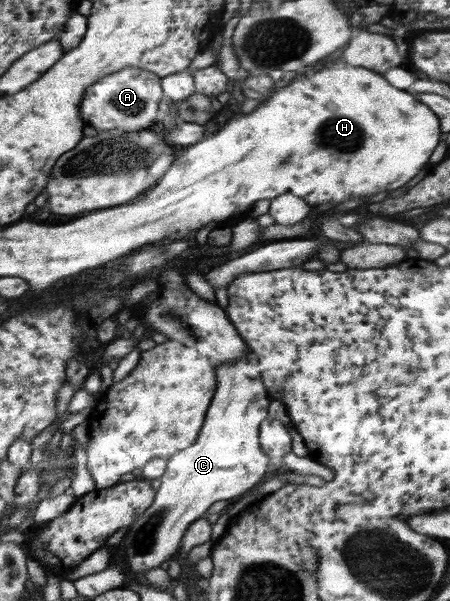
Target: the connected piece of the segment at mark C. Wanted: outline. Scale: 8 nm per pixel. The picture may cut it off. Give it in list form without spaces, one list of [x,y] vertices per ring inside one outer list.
[[[253,351],[245,353],[245,357],[234,362],[225,362],[216,366],[216,390],[213,401],[209,404],[207,415],[201,431],[193,445],[182,449],[168,457],[165,473],[160,477],[161,486],[157,489],[153,503],[149,509],[133,521],[123,539],[123,551],[127,559],[127,567],[136,575],[145,574],[148,569],[159,567],[163,562],[170,561],[179,549],[181,540],[189,525],[209,509],[216,501],[229,500],[242,496],[245,491],[255,487],[270,463],[261,449],[259,432],[261,423],[268,416],[268,405],[271,403],[263,383],[258,358]]]

